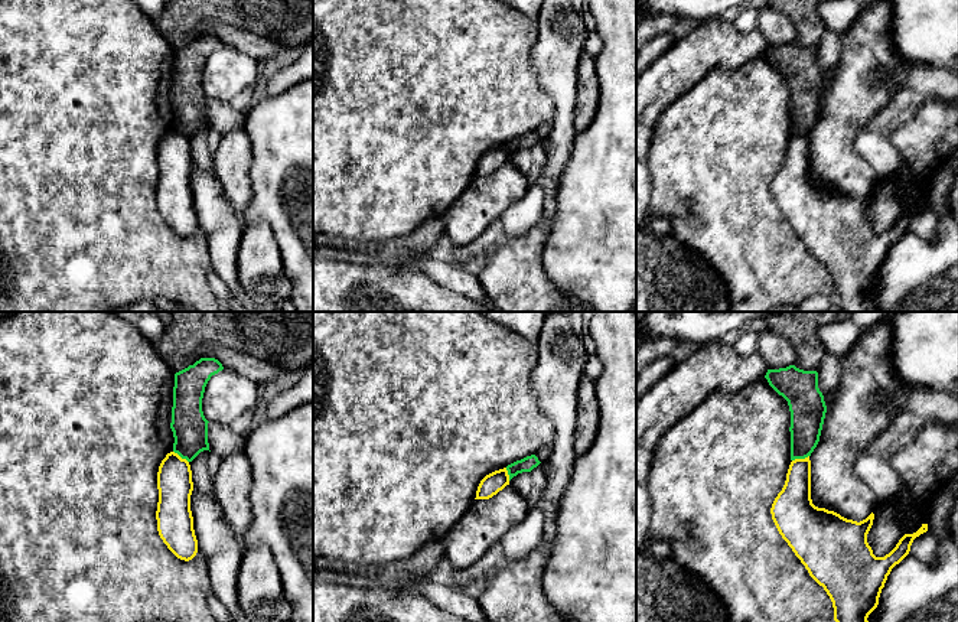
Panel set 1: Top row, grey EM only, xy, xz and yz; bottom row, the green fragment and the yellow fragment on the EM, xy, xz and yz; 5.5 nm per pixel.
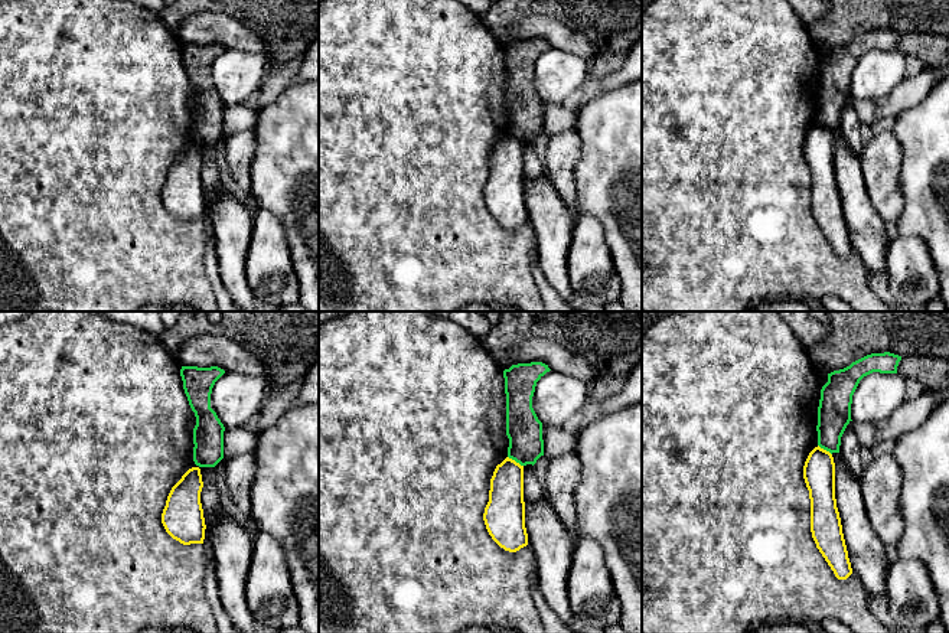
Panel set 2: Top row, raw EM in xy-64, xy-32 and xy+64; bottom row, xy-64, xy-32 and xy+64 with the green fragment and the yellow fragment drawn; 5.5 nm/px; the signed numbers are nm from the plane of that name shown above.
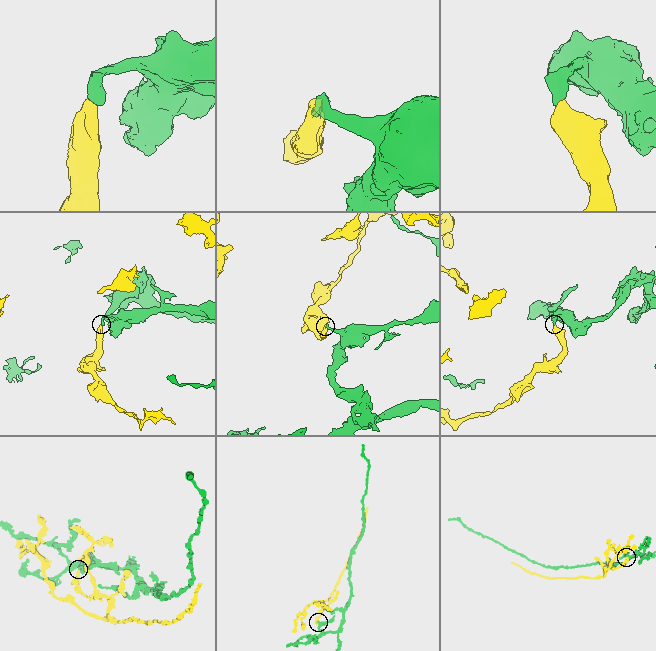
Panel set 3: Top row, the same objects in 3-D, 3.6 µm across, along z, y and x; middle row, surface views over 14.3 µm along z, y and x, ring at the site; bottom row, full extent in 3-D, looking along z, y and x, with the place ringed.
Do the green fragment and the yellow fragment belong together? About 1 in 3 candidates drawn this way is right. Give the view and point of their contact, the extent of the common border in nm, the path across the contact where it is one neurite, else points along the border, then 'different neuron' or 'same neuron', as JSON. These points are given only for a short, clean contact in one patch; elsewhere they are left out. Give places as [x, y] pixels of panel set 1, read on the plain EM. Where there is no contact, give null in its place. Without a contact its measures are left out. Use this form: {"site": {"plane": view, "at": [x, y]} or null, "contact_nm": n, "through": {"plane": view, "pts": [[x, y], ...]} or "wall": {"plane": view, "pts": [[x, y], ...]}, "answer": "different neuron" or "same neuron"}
{"site": {"plane": "yz", "at": [800, 134]}, "contact_nm": 100, "wall": {"plane": "yz", "pts": [[808, 132], [792, 137]]}, "answer": "different neuron"}

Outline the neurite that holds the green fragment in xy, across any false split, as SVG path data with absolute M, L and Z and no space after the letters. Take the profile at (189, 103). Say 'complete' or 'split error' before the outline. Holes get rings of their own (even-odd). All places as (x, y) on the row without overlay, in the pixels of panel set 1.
complete; M201 35L175 51L172 100L173 128L192 139L201 128L209 127L208 97L202 88L205 63L212 52L222 48L215 35Z

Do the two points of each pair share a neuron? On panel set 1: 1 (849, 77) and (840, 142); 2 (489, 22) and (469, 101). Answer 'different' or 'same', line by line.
1: same
2: same

